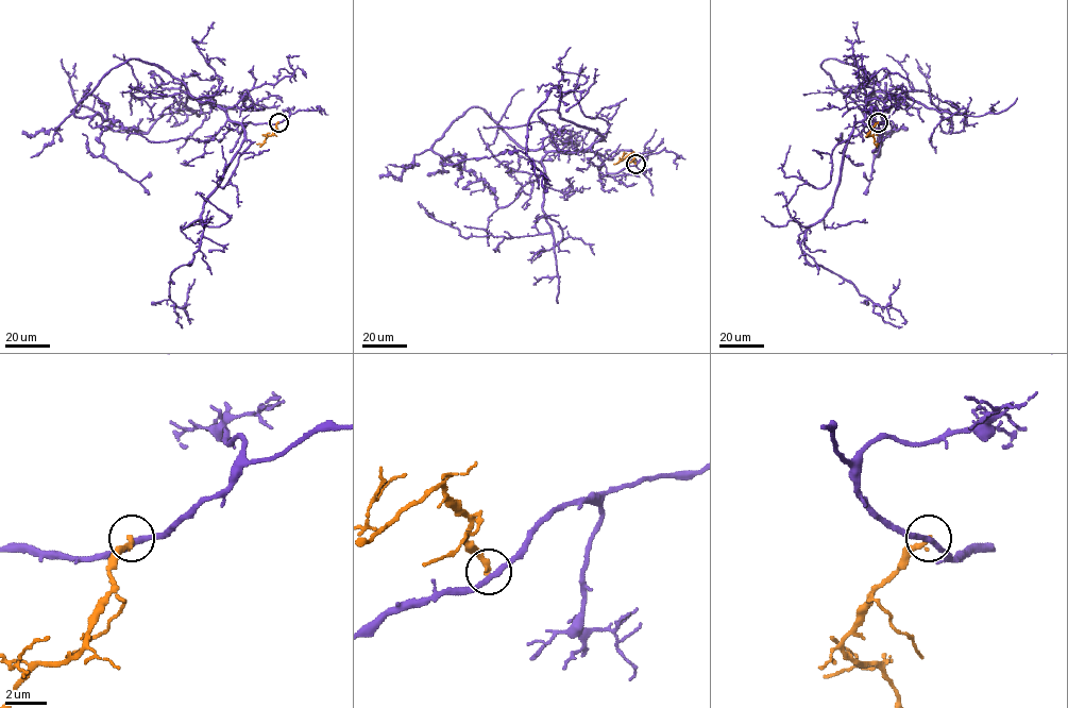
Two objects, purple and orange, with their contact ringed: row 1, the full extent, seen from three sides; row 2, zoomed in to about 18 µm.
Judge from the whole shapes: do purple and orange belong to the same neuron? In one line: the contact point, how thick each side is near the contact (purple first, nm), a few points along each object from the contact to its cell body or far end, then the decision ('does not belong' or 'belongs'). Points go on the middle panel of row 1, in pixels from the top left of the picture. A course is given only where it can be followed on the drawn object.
place (636, 164); calibres 260 and 280 nm; course purple (636, 164), (609, 173), (589, 148), (523, 149), (473, 106), (431, 148), (458, 169), (459, 163), (506, 151); course orange (636, 164), (629, 154), (613, 164); does not belong

